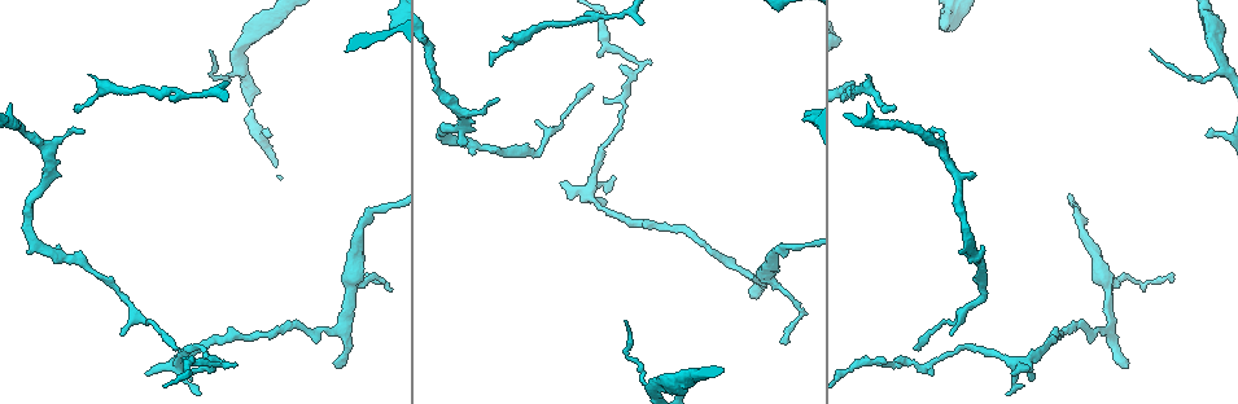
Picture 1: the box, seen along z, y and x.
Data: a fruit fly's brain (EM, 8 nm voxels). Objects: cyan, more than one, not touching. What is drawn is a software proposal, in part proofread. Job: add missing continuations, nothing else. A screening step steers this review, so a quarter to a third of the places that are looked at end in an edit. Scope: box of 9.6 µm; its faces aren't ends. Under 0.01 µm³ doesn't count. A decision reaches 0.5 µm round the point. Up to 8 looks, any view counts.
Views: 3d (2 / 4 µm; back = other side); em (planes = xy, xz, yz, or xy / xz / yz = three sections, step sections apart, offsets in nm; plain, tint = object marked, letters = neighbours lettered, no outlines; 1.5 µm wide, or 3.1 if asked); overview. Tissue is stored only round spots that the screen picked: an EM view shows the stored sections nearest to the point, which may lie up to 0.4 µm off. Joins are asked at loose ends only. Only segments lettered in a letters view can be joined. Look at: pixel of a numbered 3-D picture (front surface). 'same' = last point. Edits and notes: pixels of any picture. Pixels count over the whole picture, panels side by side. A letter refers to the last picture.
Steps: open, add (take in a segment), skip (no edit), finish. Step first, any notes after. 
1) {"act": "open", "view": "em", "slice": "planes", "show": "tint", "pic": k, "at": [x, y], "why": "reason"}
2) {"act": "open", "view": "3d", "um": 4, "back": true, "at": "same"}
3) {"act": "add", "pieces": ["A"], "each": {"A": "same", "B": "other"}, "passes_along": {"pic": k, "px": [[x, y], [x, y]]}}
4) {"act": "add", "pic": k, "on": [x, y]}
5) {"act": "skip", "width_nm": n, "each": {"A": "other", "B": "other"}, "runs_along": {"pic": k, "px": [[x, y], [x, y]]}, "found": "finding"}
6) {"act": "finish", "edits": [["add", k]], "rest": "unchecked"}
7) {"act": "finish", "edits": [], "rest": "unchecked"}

{"act": "open", "view": "em", "slice": "xy", "step": 4, "show": "letters", "pic": 1, "at": [177, 347], "why": "branch stops here"}

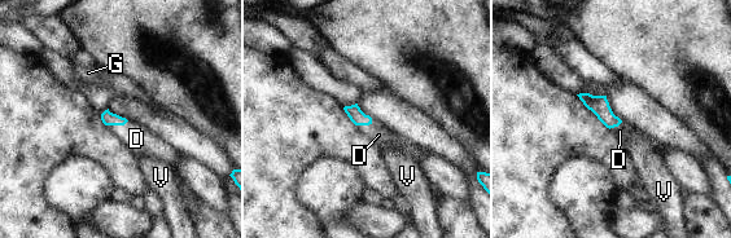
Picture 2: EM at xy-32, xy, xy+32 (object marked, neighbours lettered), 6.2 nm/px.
{"act": "add", "pieces": ["D"], "each": {"D": "same", "G": "other", "V": "other"}, "passes_along": {"pic": 2, "px": [[108, 118], [117, 124], [136, 139]]}, "found": "the neuron continues"}

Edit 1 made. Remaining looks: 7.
{"act": "open", "view": "overview"}

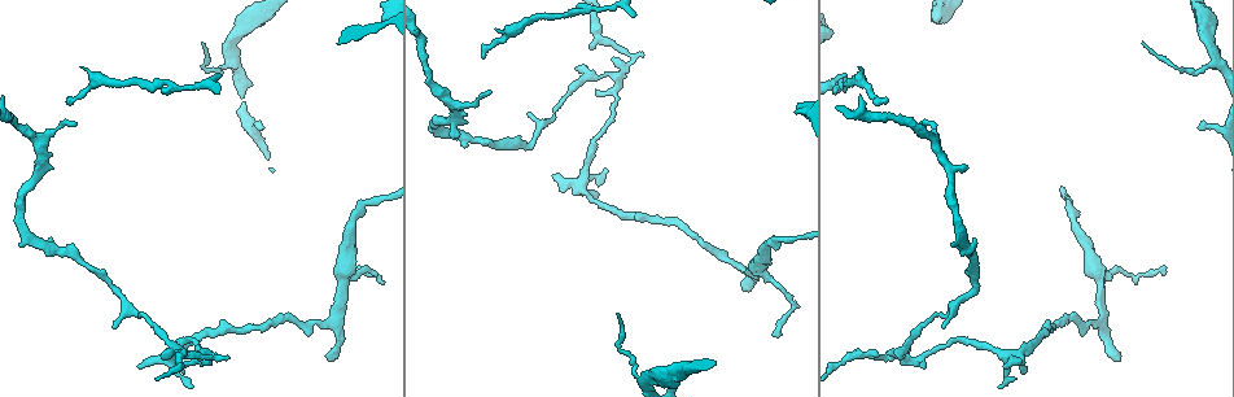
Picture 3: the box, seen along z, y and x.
{"act": "open", "view": "3d", "um": 4, "pic": 3, "at": [630, 15], "why": "free end"}

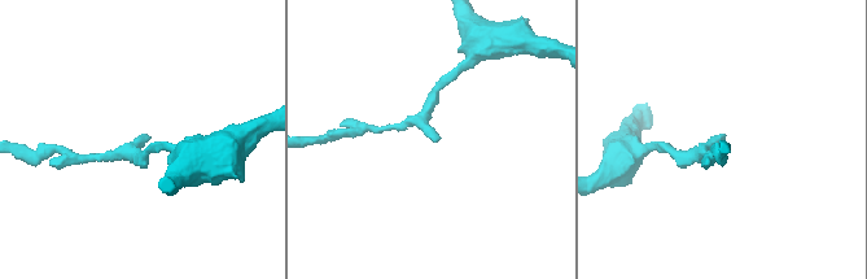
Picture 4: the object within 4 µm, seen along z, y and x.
{"act": "open", "view": "em", "slice": "yz", "step": 8, "show": "letters", "pic": 4, "at": [435, 141], "why": "need the tissue"}

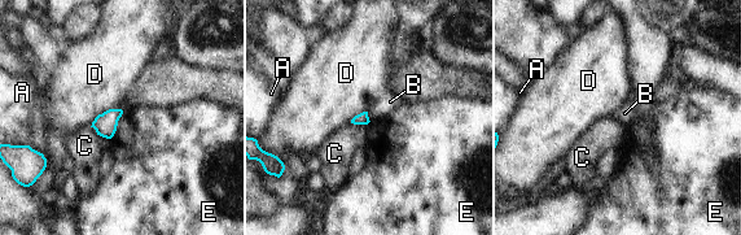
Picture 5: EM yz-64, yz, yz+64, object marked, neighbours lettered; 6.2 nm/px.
{"act": "open", "view": "em", "slice": "planes", "show": "letters", "at": "same", "why": "cut it another way"}

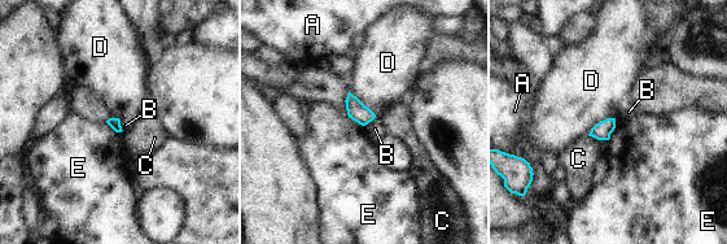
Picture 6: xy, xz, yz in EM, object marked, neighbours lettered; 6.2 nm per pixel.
{"act": "skip", "each": {"A": "other", "B": "other", "C": "other", "D": "other", "E": "other"}, "found": "no lettered segment goes on from it"}

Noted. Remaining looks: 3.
{"act": "open", "view": "3d", "um": 2, "pic": 3, "at": [748, 290], "why": "branch stops here"}

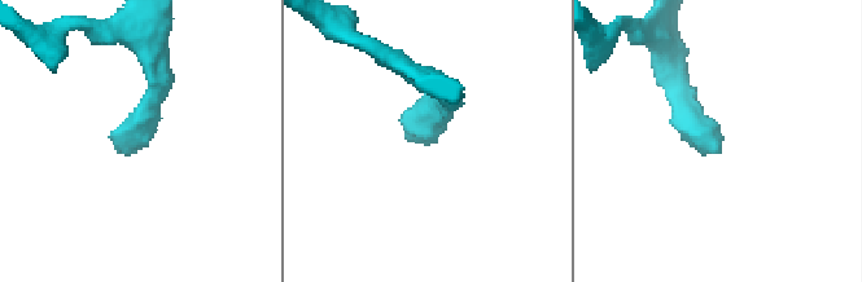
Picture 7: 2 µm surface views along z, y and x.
{"act": "open", "view": "em", "slice": "yz", "step": 8, "show": "tint", "pic": 7, "at": [417, 141]}

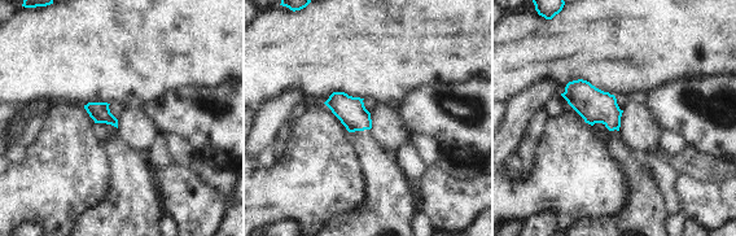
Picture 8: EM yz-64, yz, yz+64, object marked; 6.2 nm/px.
{"act": "open", "view": "em", "slice": "planes", "show": "letters", "at": "same"}

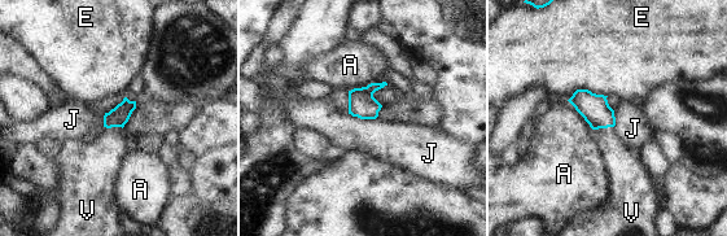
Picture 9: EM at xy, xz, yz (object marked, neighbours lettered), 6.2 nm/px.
{"act": "add", "pieces": ["V"], "width_nm": 120, "each": {"A": "other", "E": "other", "J": "other", "V": "same"}, "passes_along": {"pic": 9, "px": [[594, 108], [603, 127], [621, 162]]}, "found": "it goes on there"}

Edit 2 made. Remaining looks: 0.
{"act": "finish", "edits": [["add", 2], ["add", 9]], "rest": "unchecked"}

